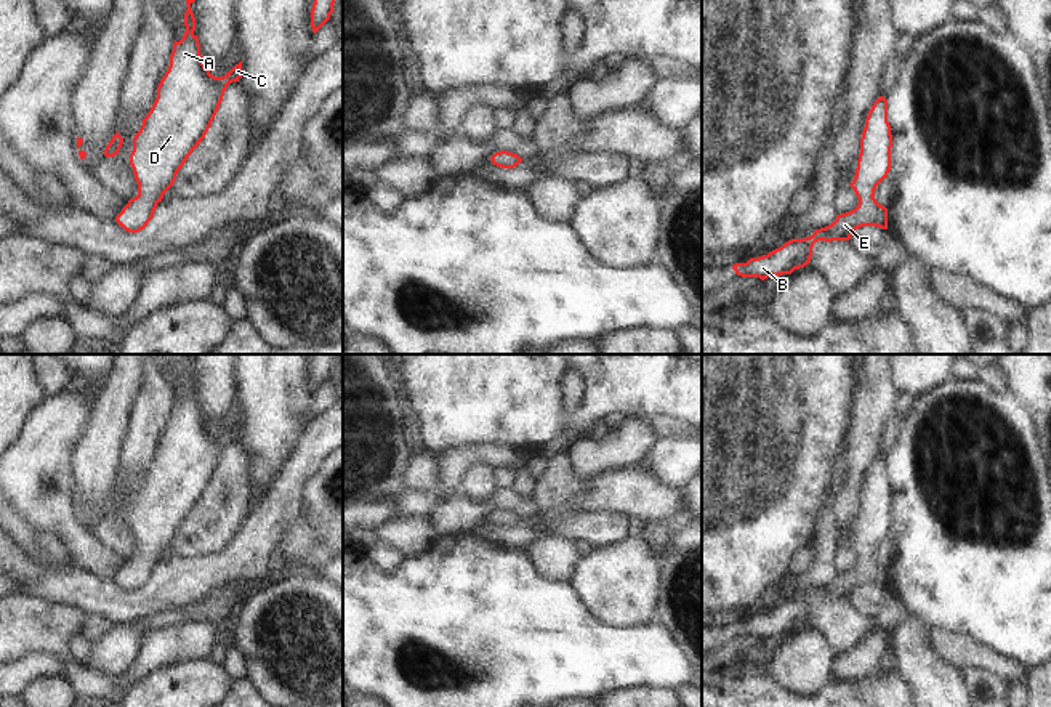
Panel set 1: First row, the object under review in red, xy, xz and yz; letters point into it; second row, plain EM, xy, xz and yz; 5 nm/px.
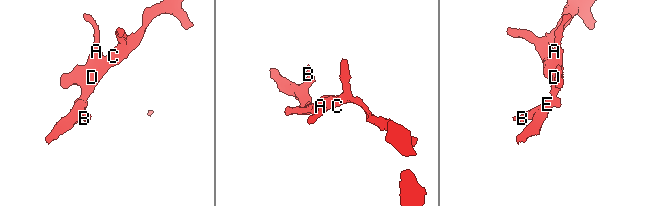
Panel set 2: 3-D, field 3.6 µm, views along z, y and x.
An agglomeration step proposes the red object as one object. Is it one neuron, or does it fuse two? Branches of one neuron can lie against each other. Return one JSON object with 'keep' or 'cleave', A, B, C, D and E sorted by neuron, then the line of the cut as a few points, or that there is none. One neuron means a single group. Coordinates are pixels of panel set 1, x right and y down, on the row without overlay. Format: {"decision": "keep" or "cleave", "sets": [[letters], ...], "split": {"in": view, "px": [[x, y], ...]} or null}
{"decision": "keep", "sets": [["A", "B", "C", "D", "E"]], "split": null}

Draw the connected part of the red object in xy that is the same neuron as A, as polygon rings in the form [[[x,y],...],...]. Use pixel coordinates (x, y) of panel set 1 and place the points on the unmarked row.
[[[187,354],[186,391],[179,401],[175,399],[157,457],[133,497],[130,524],[138,555],[115,576],[119,585],[128,592],[139,592],[152,579],[157,563],[211,486],[228,444],[242,436],[242,420],[223,436],[211,434],[205,426],[194,393],[194,361],[195,354]]]

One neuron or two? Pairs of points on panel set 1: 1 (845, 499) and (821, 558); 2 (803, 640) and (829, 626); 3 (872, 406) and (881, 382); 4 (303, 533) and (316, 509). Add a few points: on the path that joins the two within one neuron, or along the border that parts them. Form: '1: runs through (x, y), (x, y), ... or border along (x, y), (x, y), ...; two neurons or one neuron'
1: border along (837, 492), (833, 500), (835, 523); two neurons
2: border along (809, 626), (822, 637), (835, 656); two neurons
3: runs through (875, 399), (878, 388); one neuron
4: border along (305, 513), (324, 539), (326, 555); two neurons

